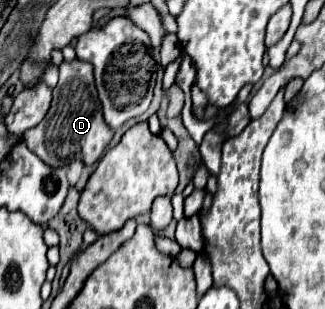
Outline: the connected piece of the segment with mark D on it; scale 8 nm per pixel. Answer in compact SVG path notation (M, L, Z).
M63 61L59 65L59 83L53 89L53 103L45 119L23 133L27 147L51 167L63 167L73 159L81 159L85 165L99 161L113 137L113 129L103 119L103 107L95 89L93 65L87 61Z

